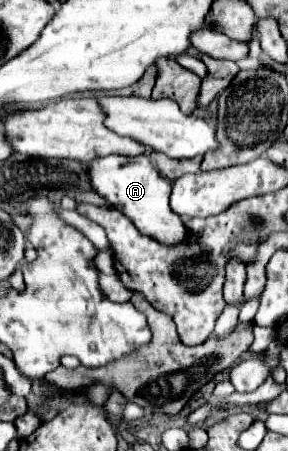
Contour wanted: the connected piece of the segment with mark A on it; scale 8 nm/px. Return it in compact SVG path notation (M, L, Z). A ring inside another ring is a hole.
M146 155L134 159L138 165L128 165L128 157L102 157L98 161L88 163L90 181L96 193L100 193L108 203L112 203L116 209L120 209L138 229L142 235L154 237L162 245L178 245L186 243L190 239L190 233L186 233L186 225L182 217L178 217L168 203L172 185L156 171L156 167L150 163Z

